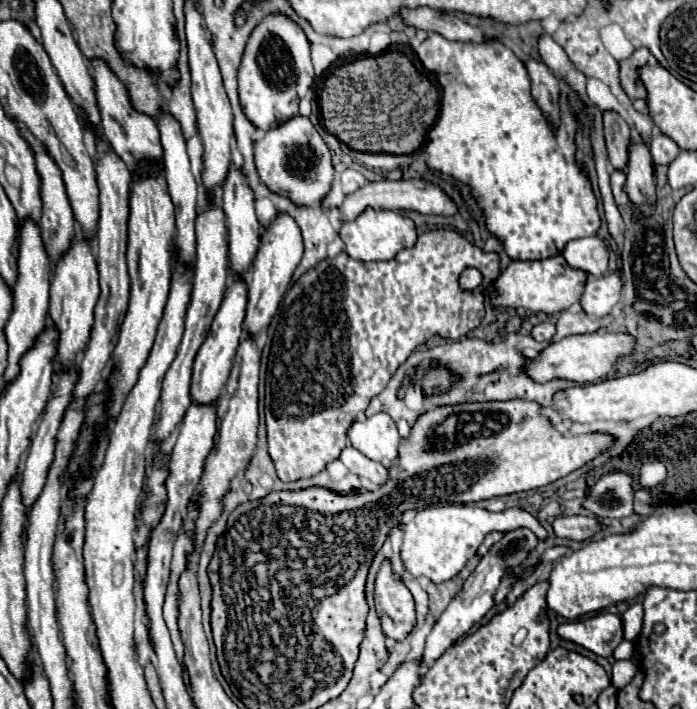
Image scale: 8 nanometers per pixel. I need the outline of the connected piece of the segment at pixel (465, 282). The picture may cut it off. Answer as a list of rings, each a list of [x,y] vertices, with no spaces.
[[[466,268],[460,276],[460,288],[462,290],[474,290],[482,282],[482,274],[476,268]]]

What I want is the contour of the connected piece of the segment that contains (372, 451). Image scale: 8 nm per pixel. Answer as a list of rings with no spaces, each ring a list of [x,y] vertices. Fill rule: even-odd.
[[[378,412],[366,420],[356,420],[348,432],[348,438],[352,446],[370,460],[386,464],[398,460],[398,428],[396,422],[384,412]]]

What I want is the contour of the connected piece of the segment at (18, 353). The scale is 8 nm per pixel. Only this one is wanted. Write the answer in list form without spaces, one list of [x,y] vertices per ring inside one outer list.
[[[28,220],[20,228],[20,256],[18,256],[18,280],[14,288],[14,306],[12,314],[4,326],[4,336],[8,342],[8,366],[2,378],[2,388],[6,388],[20,372],[20,360],[22,356],[34,346],[38,336],[46,328],[46,314],[48,314],[48,290],[50,290],[50,276],[52,276],[52,266],[46,256],[44,244],[40,240],[40,228],[36,222]]]

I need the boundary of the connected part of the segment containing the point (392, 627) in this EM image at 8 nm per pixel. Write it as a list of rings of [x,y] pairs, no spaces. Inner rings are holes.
[[[384,560],[380,572],[376,574],[374,604],[382,632],[392,640],[404,640],[416,624],[414,600],[408,588],[396,580],[388,560]]]

